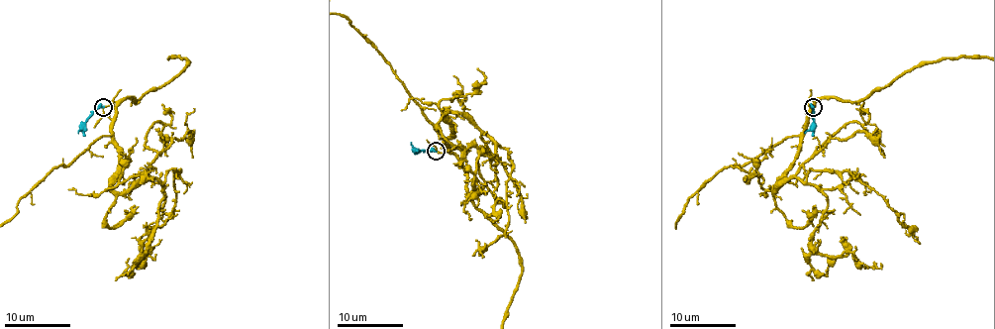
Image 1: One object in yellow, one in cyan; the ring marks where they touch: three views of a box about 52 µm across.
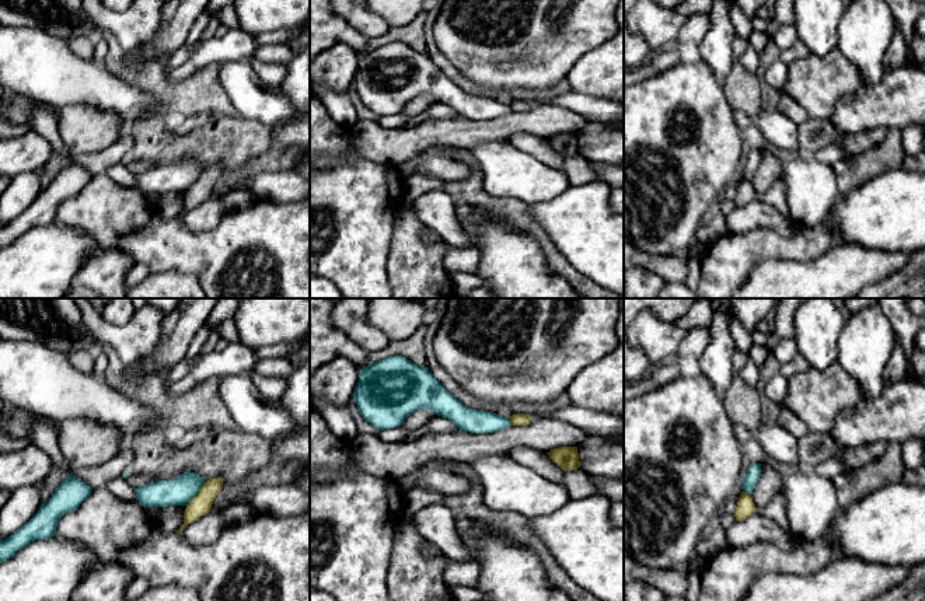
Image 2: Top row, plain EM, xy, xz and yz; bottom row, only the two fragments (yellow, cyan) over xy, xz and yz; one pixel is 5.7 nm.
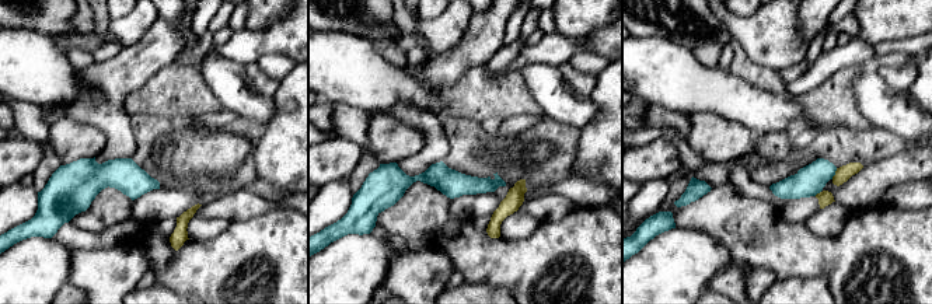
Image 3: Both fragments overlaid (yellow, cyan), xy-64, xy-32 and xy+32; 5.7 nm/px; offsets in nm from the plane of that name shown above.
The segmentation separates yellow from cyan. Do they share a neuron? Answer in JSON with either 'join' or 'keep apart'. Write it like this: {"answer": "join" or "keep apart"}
{"answer": "keep apart"}

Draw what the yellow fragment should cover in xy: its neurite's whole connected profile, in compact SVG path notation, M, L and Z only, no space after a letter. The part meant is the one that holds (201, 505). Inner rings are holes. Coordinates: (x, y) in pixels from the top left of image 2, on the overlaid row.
M213 478L203 483L199 493L186 504L184 524L177 531L182 535L184 528L212 510L212 504L221 490L223 479Z

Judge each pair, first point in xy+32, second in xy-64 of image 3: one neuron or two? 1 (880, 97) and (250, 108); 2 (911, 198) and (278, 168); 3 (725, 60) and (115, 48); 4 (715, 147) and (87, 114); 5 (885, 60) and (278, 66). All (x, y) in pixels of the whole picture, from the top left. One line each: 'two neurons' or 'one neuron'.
1: one neuron
2: two neurons
3: one neuron
4: two neurons
5: one neuron

